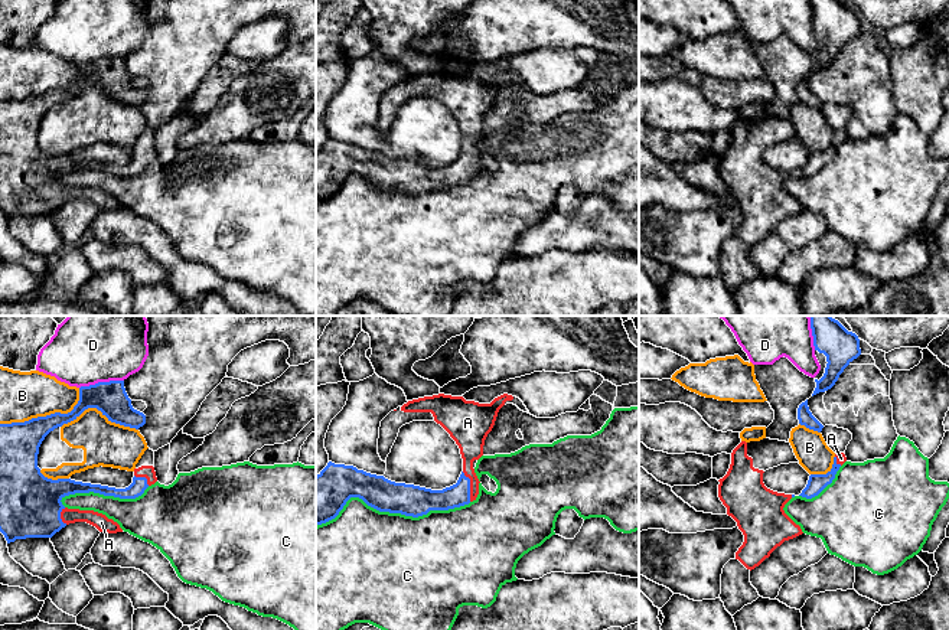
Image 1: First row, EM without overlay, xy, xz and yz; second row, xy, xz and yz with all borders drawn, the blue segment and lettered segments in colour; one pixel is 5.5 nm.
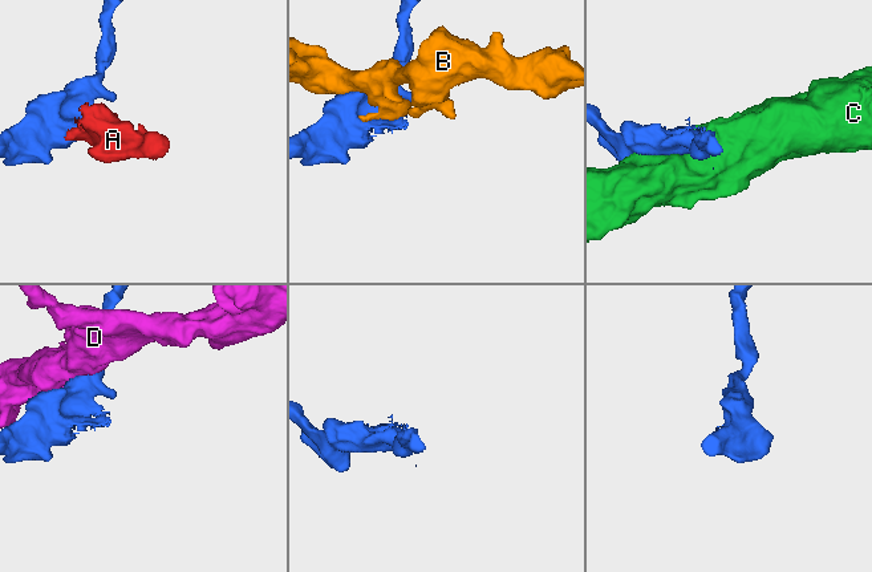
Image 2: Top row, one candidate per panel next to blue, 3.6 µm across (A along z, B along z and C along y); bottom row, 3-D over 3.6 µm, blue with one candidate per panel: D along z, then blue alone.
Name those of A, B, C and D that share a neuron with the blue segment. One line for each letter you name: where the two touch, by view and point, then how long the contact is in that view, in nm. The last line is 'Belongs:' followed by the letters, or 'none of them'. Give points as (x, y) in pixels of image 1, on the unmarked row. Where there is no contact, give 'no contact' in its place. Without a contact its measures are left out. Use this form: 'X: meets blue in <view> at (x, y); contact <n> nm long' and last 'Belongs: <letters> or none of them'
A: meets blue in xz at (469, 163); contact 180 nm long
Belongs: A

